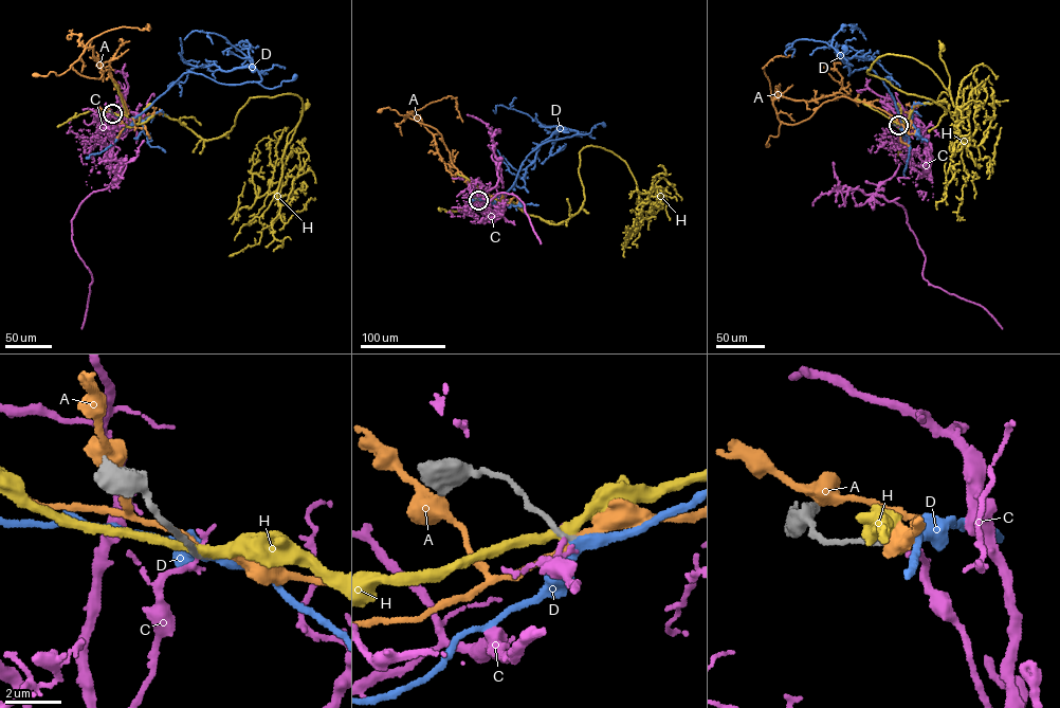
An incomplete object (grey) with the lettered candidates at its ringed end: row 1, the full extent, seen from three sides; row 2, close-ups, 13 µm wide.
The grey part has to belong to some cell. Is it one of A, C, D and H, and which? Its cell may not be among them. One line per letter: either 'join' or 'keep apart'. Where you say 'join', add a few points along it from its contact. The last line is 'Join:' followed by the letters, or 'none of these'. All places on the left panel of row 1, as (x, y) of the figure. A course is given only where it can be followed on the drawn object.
A: keep apart
C: keep apart
D: join; course (112, 113), (124, 119), (134, 118), (188, 71), (220, 83), (257, 82), (270, 89), (293, 79), (294, 75)
H: keep apart
Join: D

